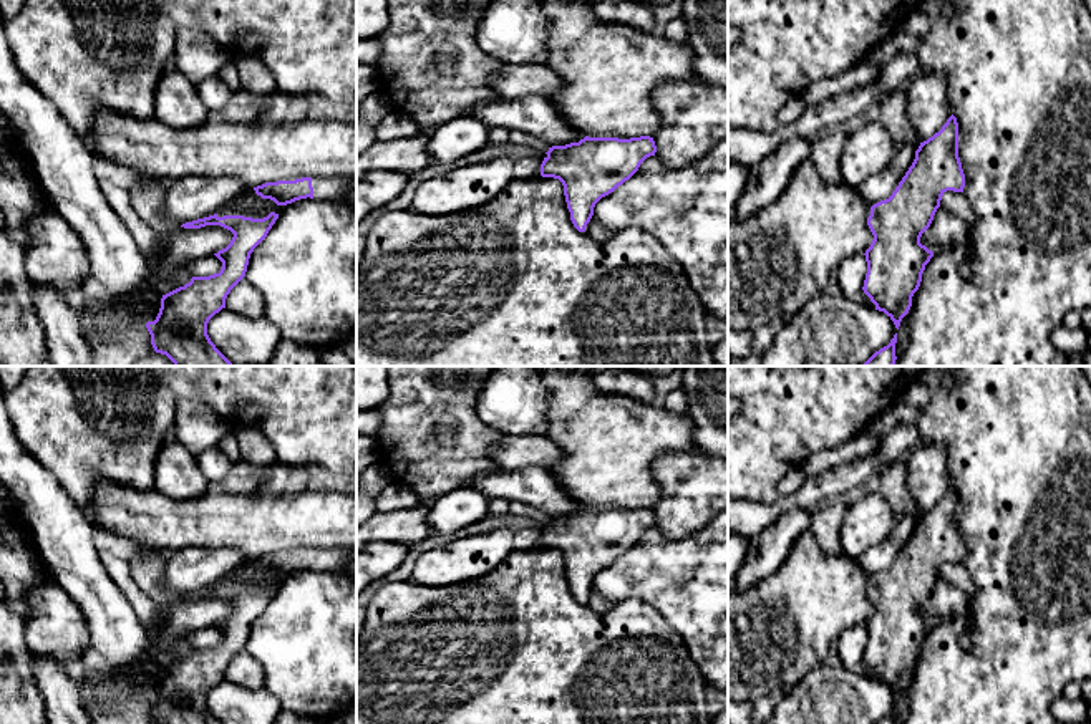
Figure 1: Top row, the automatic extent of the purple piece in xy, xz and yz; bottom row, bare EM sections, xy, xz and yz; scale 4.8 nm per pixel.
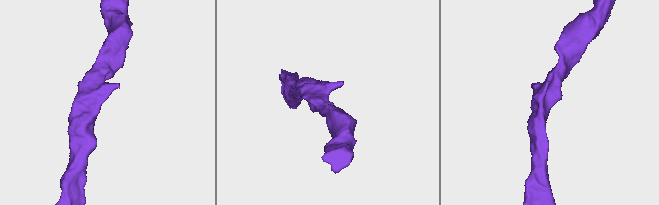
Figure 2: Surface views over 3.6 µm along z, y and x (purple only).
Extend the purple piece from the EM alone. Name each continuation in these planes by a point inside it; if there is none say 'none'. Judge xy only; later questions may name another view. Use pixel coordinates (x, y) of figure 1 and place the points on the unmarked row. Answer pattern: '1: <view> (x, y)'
1: xy (335, 559)

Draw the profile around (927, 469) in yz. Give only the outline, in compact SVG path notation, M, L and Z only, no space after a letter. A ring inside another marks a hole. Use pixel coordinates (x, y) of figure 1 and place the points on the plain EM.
M933 444L915 447L905 469L909 490L920 514L938 504L952 487L947 454Z

